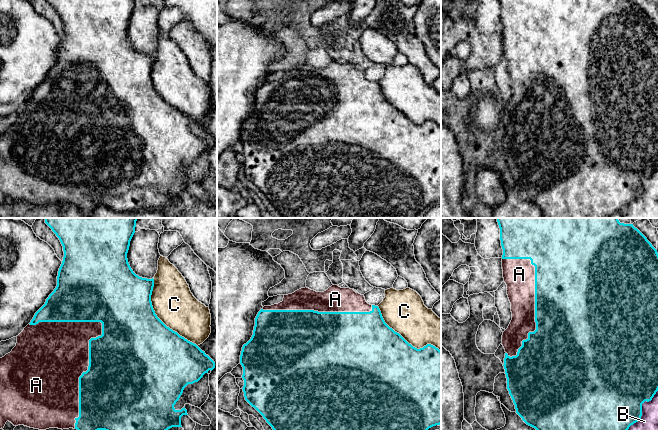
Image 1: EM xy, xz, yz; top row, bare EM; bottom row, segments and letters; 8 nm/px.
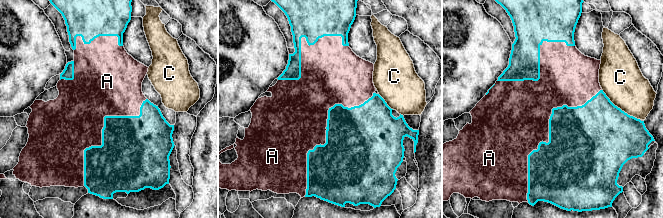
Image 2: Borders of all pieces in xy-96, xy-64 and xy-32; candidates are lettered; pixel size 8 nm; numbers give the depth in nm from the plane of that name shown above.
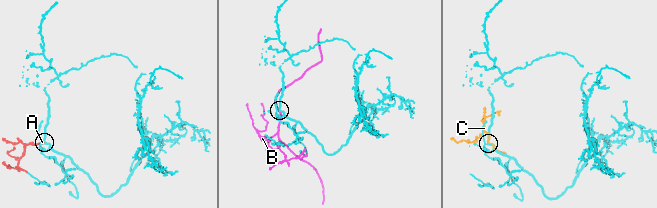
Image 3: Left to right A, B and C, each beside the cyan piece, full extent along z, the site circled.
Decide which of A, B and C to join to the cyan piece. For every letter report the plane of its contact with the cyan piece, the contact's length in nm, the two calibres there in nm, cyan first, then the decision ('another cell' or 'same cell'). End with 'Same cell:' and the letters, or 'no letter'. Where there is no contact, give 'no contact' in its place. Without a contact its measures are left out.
A: contact in xy; length 900 nm; calibres 440 and 420 nm; same cell
B: contact in yz; length 400 nm; calibres 480 and 140 nm; another cell
C: contact in xy; length 650 nm; calibres 500 and 340 nm; another cell
Same cell: A

